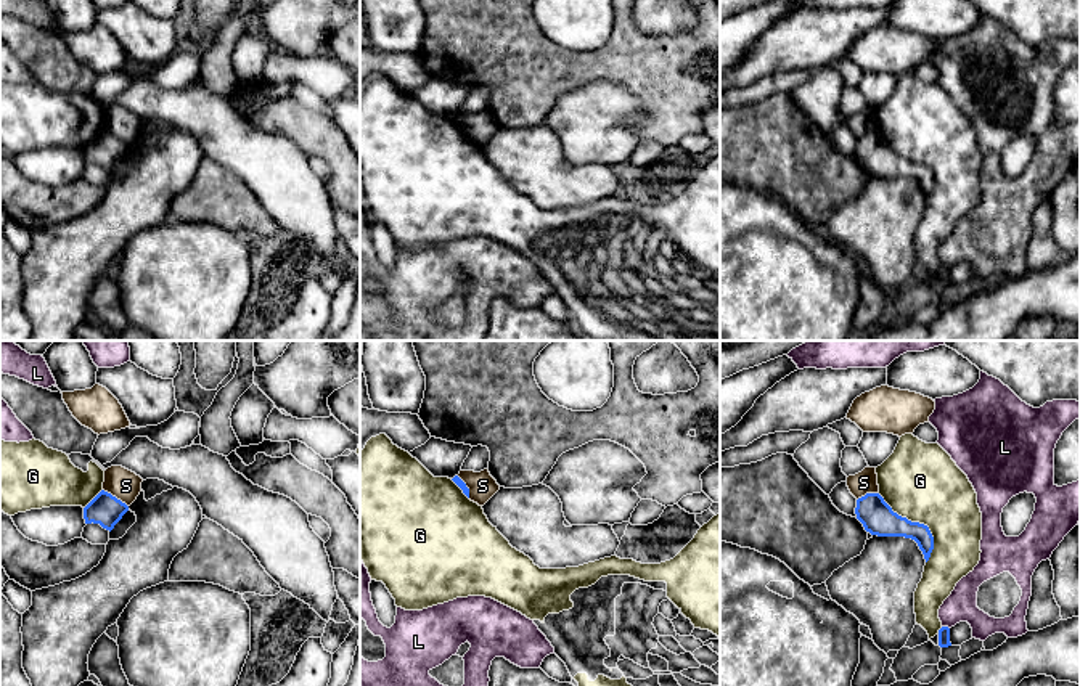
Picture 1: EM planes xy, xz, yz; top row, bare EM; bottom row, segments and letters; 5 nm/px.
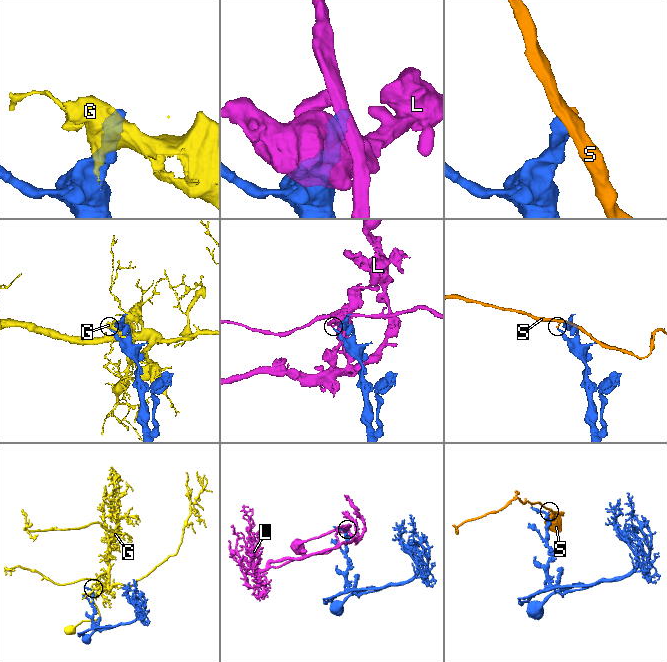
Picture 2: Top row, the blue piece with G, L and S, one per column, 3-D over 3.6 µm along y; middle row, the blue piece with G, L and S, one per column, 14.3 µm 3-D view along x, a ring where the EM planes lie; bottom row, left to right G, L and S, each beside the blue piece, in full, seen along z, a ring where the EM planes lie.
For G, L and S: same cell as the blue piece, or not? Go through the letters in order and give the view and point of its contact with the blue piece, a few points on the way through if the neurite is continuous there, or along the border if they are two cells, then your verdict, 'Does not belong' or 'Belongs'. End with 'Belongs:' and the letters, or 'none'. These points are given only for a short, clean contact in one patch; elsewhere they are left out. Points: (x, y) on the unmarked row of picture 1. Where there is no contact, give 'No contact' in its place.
G: Touches blue at yz (918, 163). Does not belong
L: Touches blue at yz (945, 267). Boundary: yz (942, 265), (949, 269). Does not belong
S: Touches blue at xy (114, 137). Boundary: xy (103, 129), (127, 146). Does not belong
Belongs: none

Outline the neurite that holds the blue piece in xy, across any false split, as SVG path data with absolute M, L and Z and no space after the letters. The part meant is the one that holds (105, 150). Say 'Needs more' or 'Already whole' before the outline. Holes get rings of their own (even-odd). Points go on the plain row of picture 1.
Already whole. M101 130L85 148L84 159L85 164L100 164L106 170L112 170L114 165L129 151L129 146L112 137L111 133Z

